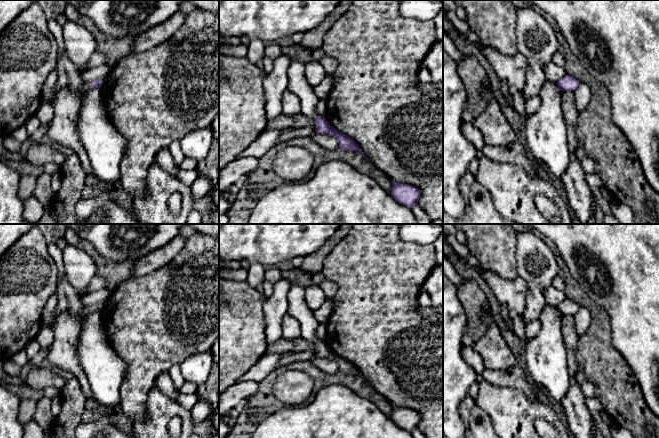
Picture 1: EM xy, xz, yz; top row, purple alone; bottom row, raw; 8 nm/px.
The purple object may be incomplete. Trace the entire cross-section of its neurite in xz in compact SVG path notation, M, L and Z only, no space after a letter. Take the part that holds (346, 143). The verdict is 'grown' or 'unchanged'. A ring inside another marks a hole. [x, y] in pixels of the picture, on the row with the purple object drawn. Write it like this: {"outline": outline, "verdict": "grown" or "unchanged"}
{"outline": "M292 61L288 69L287 89L299 97L302 107L301 113L315 121L315 130L318 133L330 134L336 137L339 141L339 148L346 151L356 151L367 158L352 138L330 126L325 116L317 115L316 107L319 98L314 92L314 87L309 84L305 77L305 65L300 61Z", "verdict": "grown"}

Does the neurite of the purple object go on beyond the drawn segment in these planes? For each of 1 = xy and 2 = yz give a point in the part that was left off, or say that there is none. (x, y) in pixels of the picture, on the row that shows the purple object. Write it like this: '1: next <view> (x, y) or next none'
1: next xy (87, 85)
2: next none

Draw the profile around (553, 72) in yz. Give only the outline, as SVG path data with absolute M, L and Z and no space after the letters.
M550 62L545 66L546 81L557 83L561 78L567 75L564 67Z

